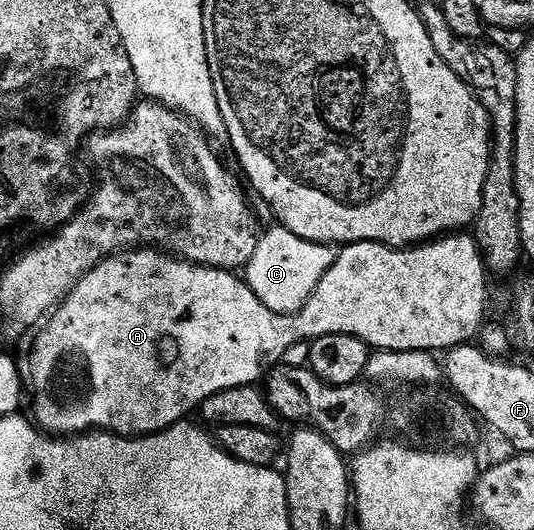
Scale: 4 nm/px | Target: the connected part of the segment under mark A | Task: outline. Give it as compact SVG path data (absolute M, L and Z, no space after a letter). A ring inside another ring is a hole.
M450 233L444 237L438 237L428 243L422 243L412 247L388 247L386 243L351 243L340 248L335 265L331 269L327 269L327 273L323 277L323 281L319 281L319 285L315 289L315 293L311 293L311 297L303 305L303 309L297 312L296 315L280 315L275 313L271 309L267 309L267 305L263 305L263 301L259 301L259 297L255 297L255 293L249 288L248 283L244 278L238 277L232 271L220 271L217 267L200 267L198 263L187 263L184 259L178 259L176 257L170 257L168 254L162 253L157 249L130 249L124 253L118 253L116 255L109 256L108 259L104 259L102 263L98 263L97 266L92 267L82 279L73 286L72 291L61 300L59 306L36 328L35 334L37 336L33 339L33 344L29 347L29 352L25 356L19 359L19 368L21 370L21 386L24 394L27 396L27 411L31 416L32 422L36 424L40 430L44 431L46 435L52 435L54 437L72 437L82 433L112 433L122 437L144 437L146 435L156 435L158 431L165 431L169 427L173 427L179 422L182 422L189 414L196 412L203 401L207 401L207 397L215 397L215 393L223 393L223 389L235 389L236 387L252 387L260 384L264 380L265 376L278 366L282 362L281 359L289 350L292 349L296 343L304 344L306 341L312 341L319 337L327 337L328 335L350 335L351 337L359 337L365 343L369 344L370 348L377 351L427 351L430 353L448 352L450 349L460 347L468 344L470 341L478 338L479 332L486 322L487 316L485 316L485 310L489 307L489 279L487 274L487 268L485 260L481 258L481 251L477 248L477 240L472 234L469 233Z

